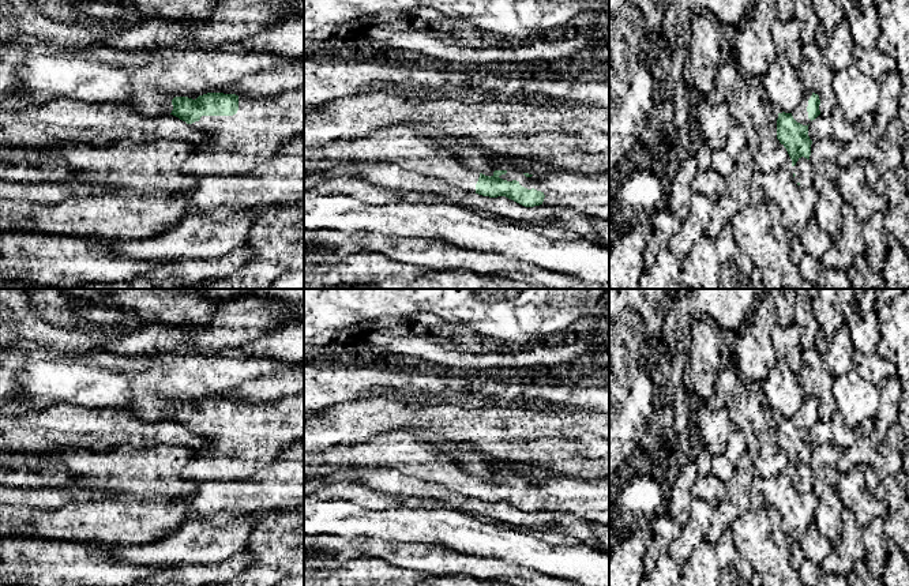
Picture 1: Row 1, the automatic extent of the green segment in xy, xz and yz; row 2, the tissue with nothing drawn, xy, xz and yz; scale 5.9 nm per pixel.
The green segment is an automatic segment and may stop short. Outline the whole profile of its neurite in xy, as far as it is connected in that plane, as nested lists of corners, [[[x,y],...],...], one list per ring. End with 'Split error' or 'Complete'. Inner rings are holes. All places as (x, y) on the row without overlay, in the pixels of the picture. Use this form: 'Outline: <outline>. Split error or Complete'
Outline: [[[304,390],[271,401],[207,398],[196,405],[174,402],[172,410],[170,420],[211,439],[211,444],[202,448],[209,452],[194,457],[183,469],[183,480],[198,484],[247,478],[274,462],[294,443],[304,442]]]. Split error

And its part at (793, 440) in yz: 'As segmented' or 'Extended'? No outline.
Extended

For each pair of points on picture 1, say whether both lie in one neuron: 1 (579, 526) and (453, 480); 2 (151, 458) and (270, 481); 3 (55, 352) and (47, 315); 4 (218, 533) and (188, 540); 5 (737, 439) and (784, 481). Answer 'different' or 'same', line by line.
1: different
2: different
3: different
4: same
5: different

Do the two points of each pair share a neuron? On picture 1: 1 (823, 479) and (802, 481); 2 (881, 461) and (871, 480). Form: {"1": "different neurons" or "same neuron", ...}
{"1": "different neurons", "2": "same neuron"}

